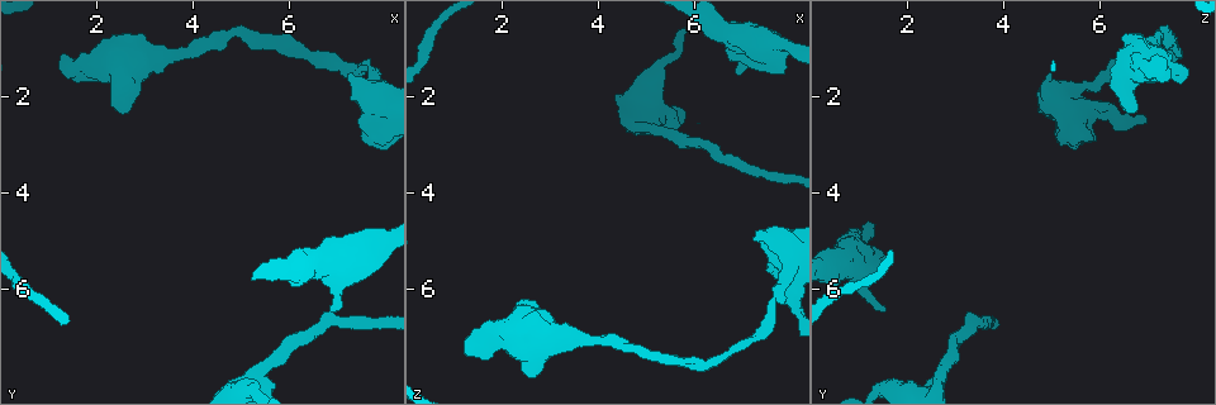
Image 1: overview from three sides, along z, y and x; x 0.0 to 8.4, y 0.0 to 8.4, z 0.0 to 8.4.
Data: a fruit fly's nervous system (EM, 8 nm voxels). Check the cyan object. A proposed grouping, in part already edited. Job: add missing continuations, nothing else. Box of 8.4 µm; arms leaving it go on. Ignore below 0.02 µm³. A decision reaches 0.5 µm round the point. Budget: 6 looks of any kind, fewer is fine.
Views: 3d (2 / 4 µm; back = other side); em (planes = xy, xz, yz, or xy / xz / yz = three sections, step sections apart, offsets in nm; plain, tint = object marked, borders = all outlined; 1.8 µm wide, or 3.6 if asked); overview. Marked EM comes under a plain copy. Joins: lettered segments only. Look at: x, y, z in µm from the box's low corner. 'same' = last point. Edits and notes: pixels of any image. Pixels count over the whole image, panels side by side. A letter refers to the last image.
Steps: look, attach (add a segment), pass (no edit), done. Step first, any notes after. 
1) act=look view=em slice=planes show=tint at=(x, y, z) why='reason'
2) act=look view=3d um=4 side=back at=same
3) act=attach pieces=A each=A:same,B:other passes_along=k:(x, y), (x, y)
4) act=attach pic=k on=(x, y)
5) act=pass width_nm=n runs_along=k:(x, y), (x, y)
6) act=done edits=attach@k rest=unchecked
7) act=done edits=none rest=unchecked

act=look view=em slice=xy step=4 show=borders at=(6.80, 6.50, 1.55) why='an open end'

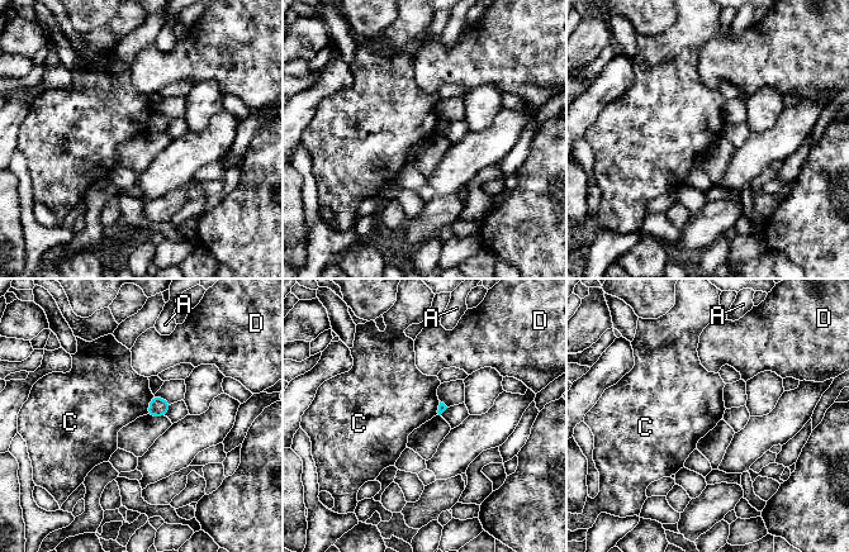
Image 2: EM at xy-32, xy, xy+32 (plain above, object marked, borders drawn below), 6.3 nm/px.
act=pass each=A:other,C:other,D:other border=2:(153, 395), (147, 413) found='no lettered segment goes on from it'

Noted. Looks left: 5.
act=look view=3d um=4 at=(5.20, 7.90, 2.70)

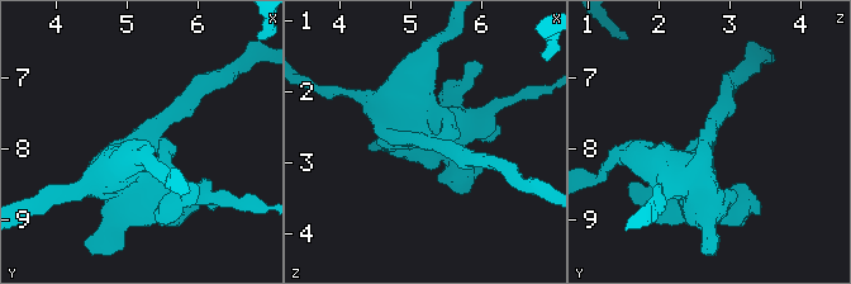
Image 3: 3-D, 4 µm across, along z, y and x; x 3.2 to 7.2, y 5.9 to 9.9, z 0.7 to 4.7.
act=look view=em slice=xz step=8 show=borders at=(5.25, 7.90, 2.65) why='shape alone is not enough'

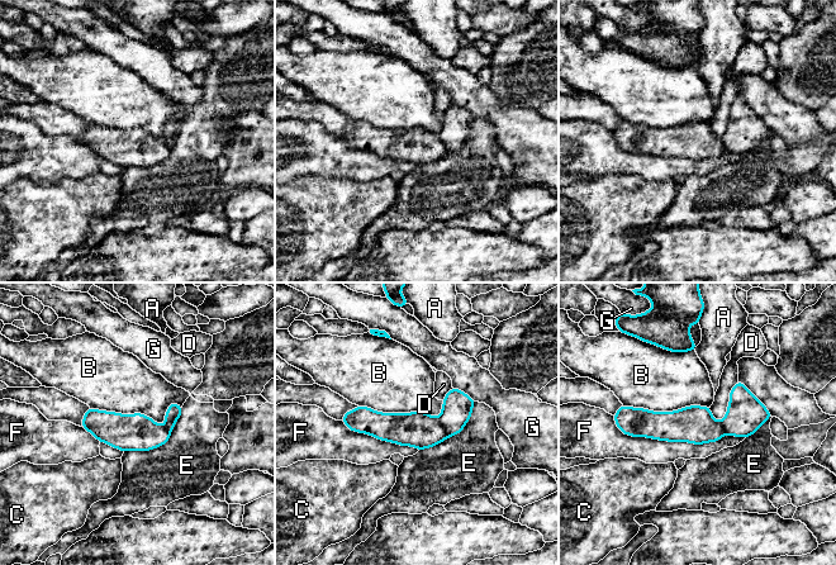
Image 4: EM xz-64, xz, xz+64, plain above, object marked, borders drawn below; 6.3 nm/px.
act=pass longest_contact=F:850nm each=A:other,B:other,C:other,D:other,E:other,F:other,G:other runs_along=4:(626, 413), (699, 427), (766, 414) found='no lettered segment goes on from it'

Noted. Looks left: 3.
act=look view=em slice=yz step=8 show=tint at=(7.65, 1.35, 6.45) why='calibre changes'

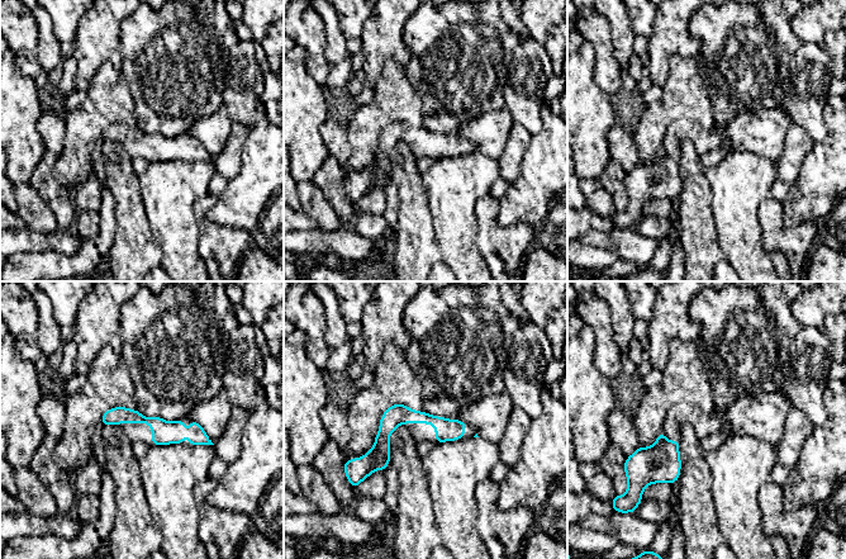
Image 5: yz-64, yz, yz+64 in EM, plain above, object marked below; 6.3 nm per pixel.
act=look view=em slice=planes show=borders at=same why='cut it another way'

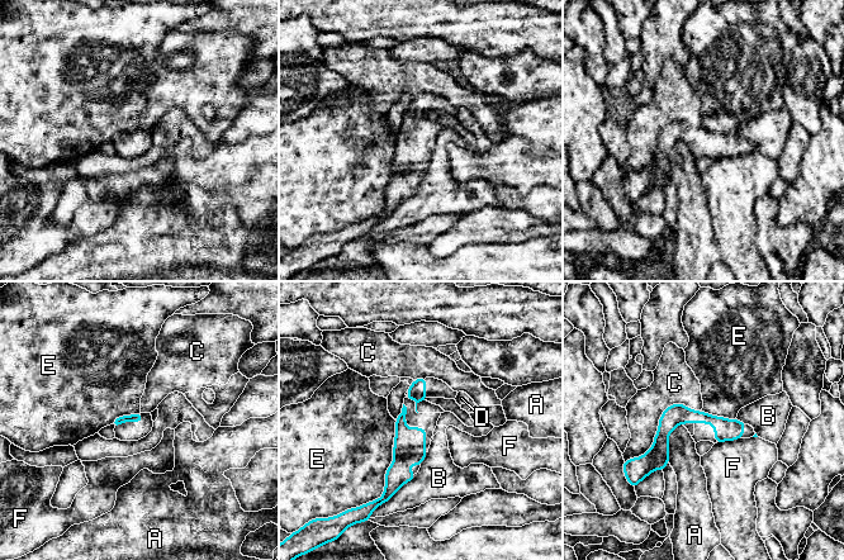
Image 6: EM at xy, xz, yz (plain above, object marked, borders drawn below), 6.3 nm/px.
act=pass each=A:other,B:other,C:other,D:other,E:other,F:other border=6:(393, 460), (375, 499) found='no lettered segment goes on from it'

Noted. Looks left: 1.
act=done edits=none rest=unchecked

